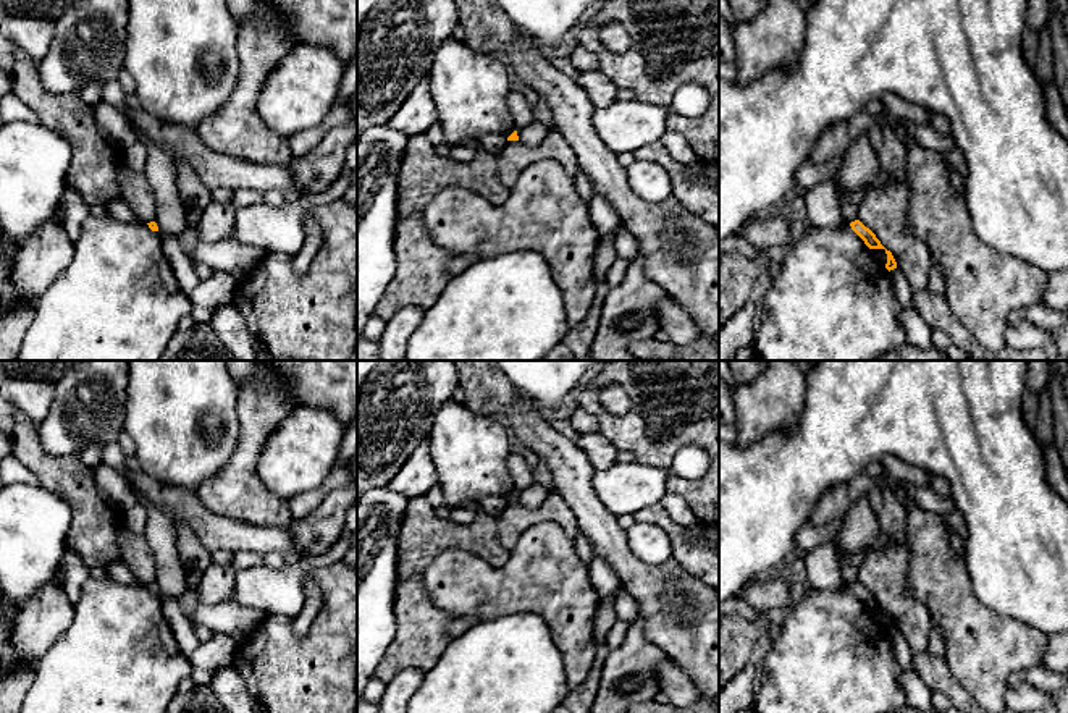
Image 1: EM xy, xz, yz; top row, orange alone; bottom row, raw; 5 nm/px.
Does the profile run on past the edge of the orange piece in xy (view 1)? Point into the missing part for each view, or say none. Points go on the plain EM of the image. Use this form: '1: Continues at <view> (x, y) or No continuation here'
1: No continuation here

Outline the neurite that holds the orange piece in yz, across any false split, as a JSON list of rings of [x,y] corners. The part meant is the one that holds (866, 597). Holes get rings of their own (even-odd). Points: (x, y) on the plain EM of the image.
[[[860,582],[851,584],[850,589],[869,611],[885,611],[876,600],[876,597],[869,590],[866,590]]]

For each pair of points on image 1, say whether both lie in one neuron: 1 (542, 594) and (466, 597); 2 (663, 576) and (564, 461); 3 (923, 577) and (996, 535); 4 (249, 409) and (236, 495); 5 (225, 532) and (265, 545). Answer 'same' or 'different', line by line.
1: same
2: same
3: different
4: same
5: same

